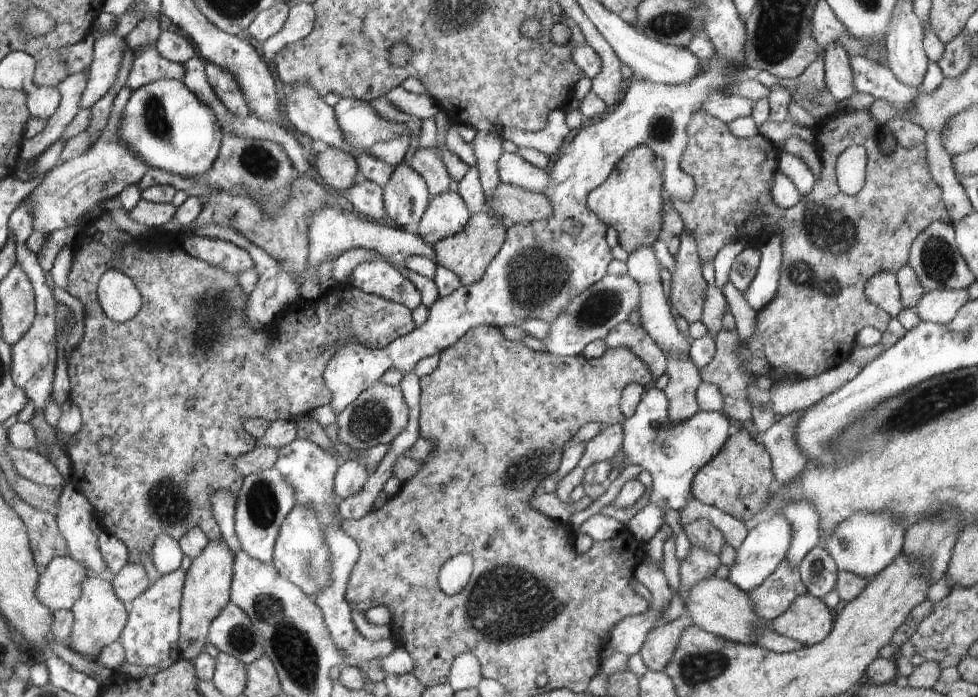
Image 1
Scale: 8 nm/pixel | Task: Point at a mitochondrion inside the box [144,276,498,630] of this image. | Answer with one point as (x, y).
(212, 314)

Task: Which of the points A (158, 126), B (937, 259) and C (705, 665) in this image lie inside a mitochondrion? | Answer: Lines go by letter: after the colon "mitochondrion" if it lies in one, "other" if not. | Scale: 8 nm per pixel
A: mitochondrion
B: mitochondrion
C: mitochondrion

